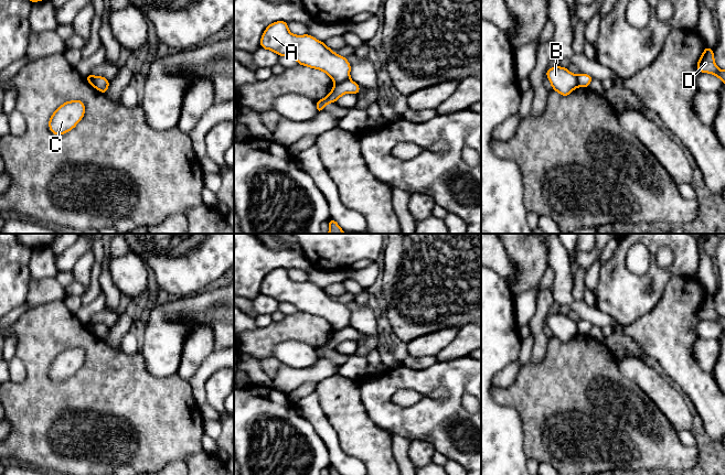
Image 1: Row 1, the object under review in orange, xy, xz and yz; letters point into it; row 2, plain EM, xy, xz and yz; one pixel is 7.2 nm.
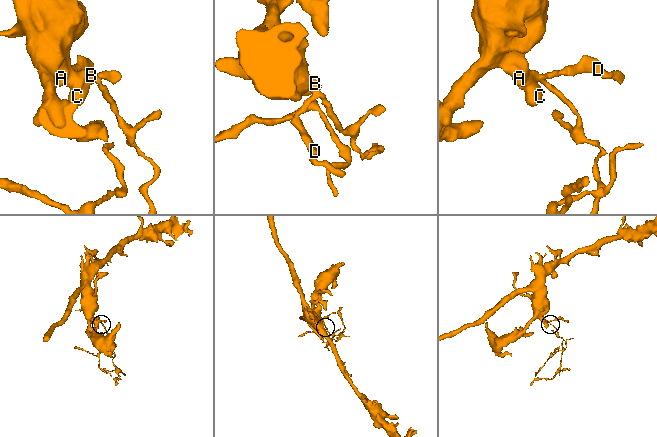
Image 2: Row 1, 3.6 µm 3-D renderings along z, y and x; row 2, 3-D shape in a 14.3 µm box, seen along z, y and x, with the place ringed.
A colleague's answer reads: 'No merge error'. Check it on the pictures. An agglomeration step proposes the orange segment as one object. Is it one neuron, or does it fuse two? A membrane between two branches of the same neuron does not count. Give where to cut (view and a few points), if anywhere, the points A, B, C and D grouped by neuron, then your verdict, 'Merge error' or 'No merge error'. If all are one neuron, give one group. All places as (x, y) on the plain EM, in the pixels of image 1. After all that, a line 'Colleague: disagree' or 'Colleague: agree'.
Split along xz (349, 325), (336, 331). Groups: A B C / D. Merge error
Colleague: disagree

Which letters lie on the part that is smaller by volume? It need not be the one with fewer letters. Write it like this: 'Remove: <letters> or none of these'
Remove: D

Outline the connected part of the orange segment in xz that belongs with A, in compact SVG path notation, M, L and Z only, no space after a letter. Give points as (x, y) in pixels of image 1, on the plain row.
M276 268L266 274L260 284L260 294L279 303L291 303L299 312L320 316L335 331L350 326L351 312L346 304L335 301L310 281L290 280L285 268Z

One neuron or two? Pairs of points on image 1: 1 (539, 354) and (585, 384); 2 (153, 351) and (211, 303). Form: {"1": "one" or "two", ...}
{"1": "two", "2": "one"}

